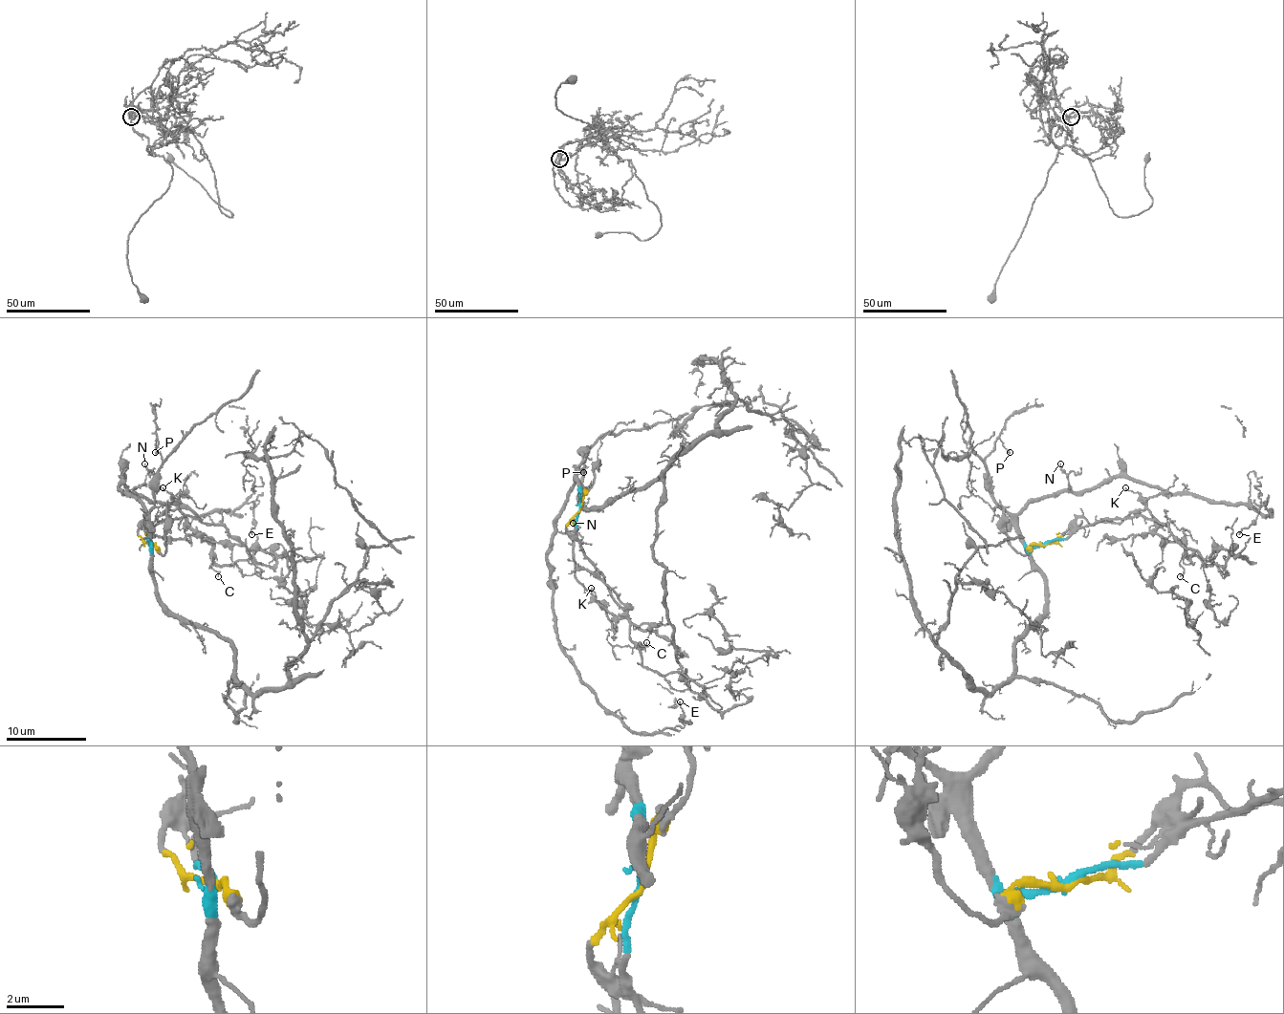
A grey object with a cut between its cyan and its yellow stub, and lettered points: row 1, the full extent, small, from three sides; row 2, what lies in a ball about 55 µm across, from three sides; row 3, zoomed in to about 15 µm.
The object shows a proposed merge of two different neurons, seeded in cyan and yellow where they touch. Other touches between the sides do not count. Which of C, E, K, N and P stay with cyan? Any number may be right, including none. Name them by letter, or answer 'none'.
E, N, P

